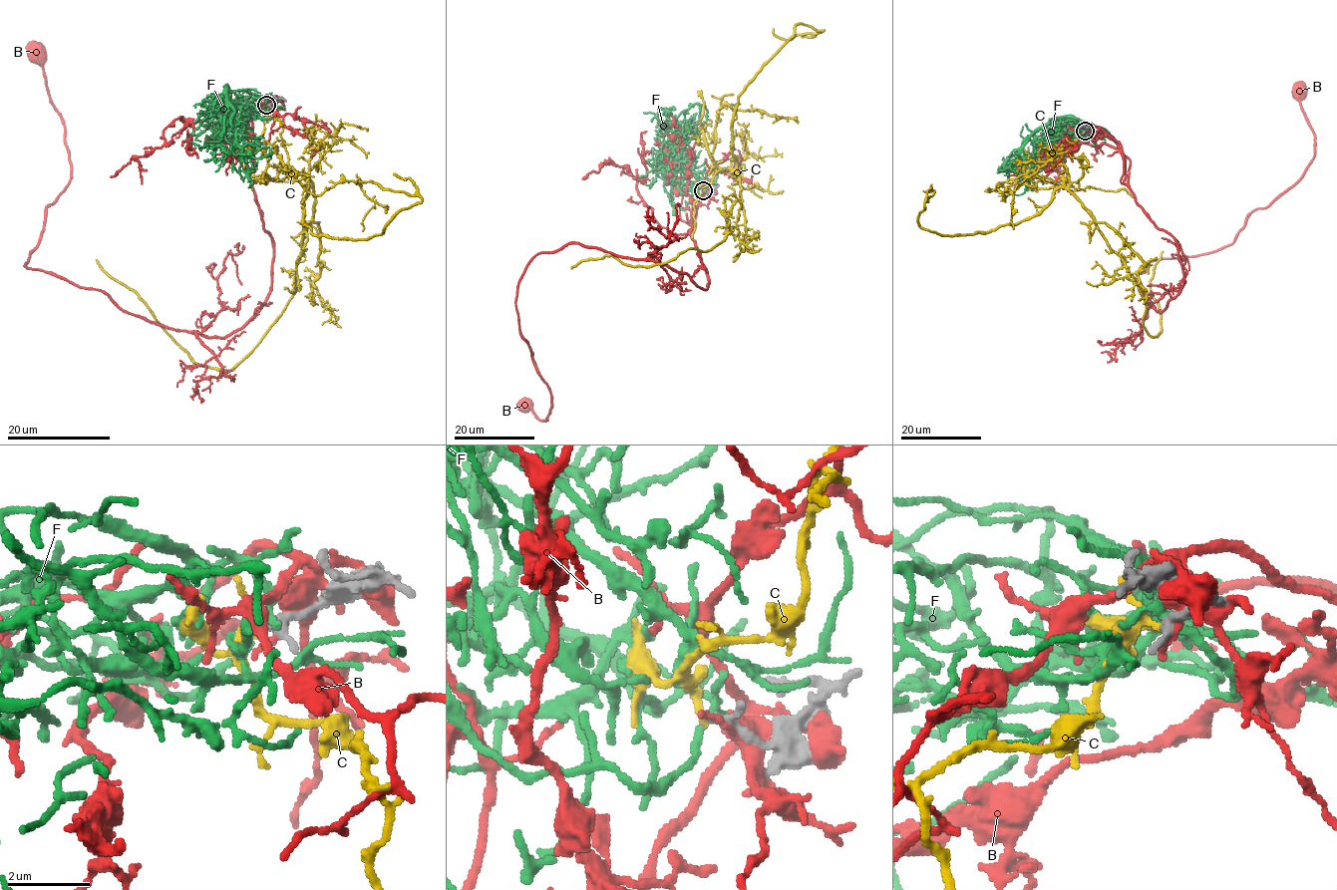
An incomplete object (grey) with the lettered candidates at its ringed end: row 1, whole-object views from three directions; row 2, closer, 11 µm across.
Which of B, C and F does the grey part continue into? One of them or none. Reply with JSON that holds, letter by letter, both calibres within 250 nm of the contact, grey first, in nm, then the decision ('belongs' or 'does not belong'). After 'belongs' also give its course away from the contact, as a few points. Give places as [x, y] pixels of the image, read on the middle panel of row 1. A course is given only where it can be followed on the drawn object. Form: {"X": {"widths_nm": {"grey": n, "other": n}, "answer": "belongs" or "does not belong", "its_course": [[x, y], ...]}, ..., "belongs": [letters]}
{"B": {"widths_nm": {"grey": 220, "other": 440}, "answer": "does not belong"}, "C": {"widths_nm": {"grey": 280, "other": 130}, "answer": "does not belong"}, "F": {"widths_nm": {"grey": 320, "other": 160}, "answer": "does not belong"}, "belongs": []}

